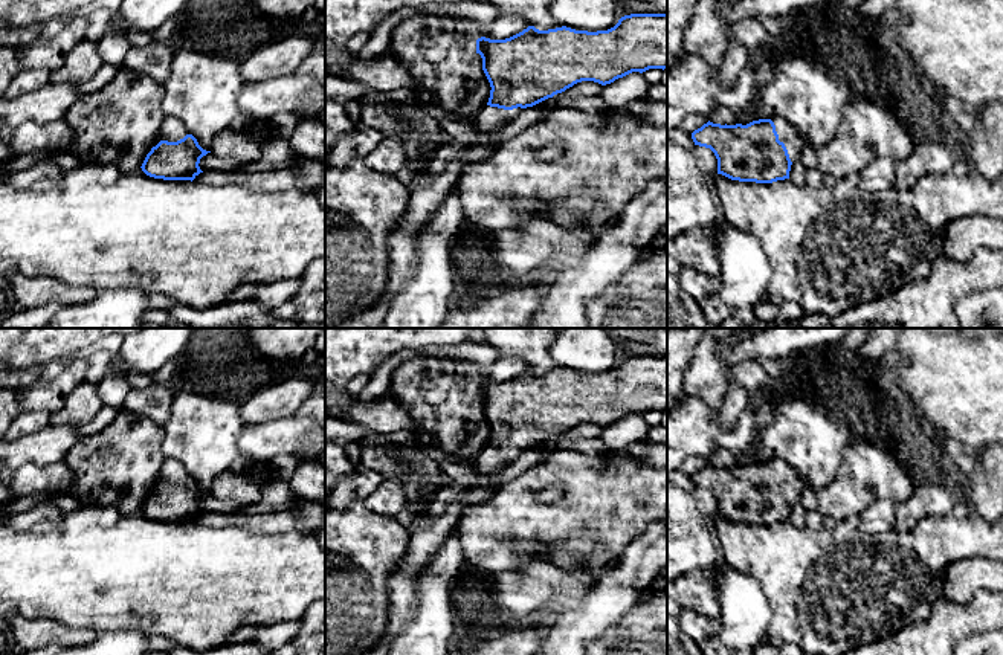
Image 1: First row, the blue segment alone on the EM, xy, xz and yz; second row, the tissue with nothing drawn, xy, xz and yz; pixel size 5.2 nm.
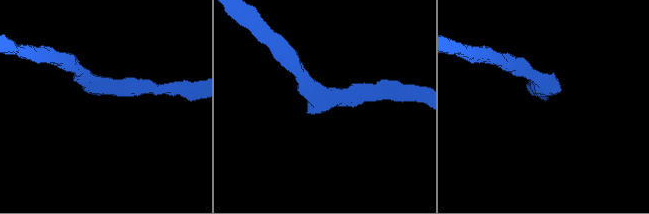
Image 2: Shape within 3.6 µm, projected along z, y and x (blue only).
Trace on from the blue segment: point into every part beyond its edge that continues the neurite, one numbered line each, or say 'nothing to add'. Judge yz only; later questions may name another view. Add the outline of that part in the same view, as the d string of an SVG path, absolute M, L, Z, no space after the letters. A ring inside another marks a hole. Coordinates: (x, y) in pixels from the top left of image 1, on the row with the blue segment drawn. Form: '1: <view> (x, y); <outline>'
1: yz (793, 139); M772 118L771 119L776 125L776 131L779 134L779 140L785 144L789 159L792 163L798 162L800 154L805 148L808 148L808 140L803 134L786 119L783 118Z

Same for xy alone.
1: xy (171, 130); M165 116L153 147L156 147L160 140L177 142L186 134L189 134L186 127L177 118Z

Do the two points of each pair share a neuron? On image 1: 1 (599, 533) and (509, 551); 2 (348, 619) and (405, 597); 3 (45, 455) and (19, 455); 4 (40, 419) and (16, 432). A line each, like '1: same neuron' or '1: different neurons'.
1: same neuron
2: different neurons
3: same neuron
4: same neuron

